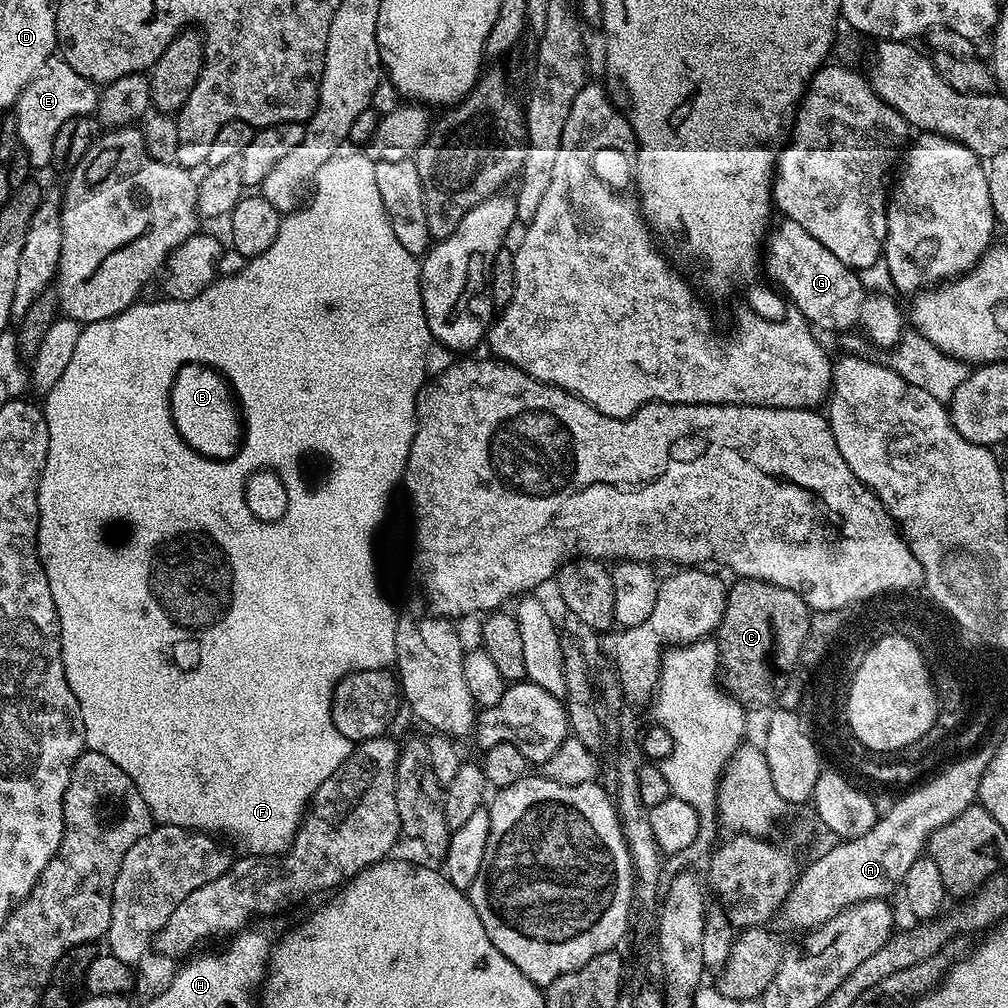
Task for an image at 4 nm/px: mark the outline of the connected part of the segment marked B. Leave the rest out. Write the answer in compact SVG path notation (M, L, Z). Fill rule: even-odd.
M184 364L179 370L177 370L176 380L172 383L172 420L176 423L178 434L185 440L185 442L196 452L201 452L202 455L207 456L209 460L228 460L240 451L242 443L242 412L238 407L238 401L234 395L234 389L231 383L229 383L221 373L217 372L215 368L208 367L207 364Z

